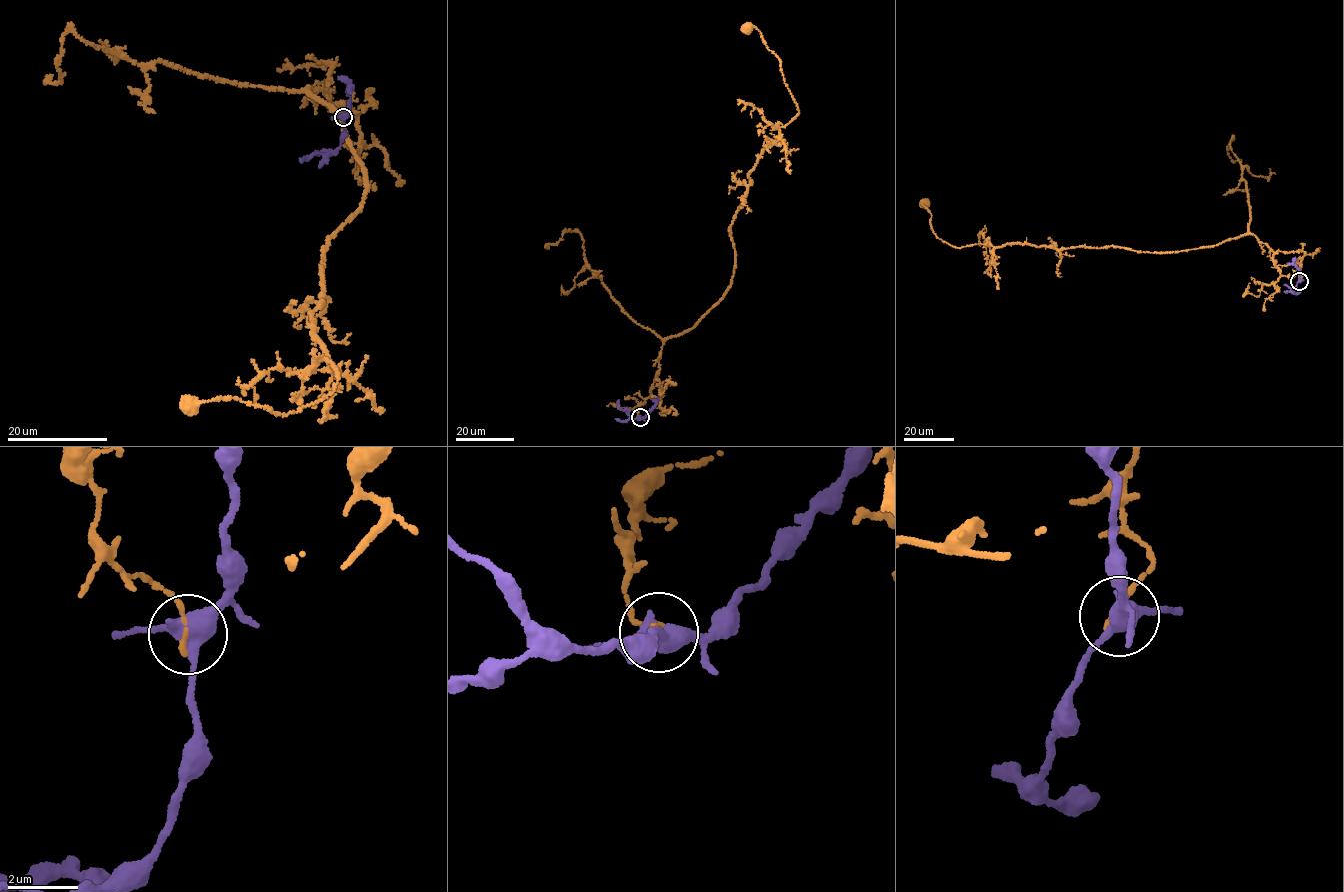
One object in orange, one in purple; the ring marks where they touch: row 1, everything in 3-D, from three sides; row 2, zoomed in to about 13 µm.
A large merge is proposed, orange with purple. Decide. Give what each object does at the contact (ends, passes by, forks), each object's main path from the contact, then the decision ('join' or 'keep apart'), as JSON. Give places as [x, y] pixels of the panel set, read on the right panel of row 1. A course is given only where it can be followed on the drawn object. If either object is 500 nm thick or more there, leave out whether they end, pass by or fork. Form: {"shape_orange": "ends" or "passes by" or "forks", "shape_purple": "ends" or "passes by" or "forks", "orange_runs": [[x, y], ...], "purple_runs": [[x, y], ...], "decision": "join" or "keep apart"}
{"shape_orange": "ends", "shape_purple": "forks", "orange_runs": [[1299, 280], [1304, 252], [1273, 251], [1250, 234], [1157, 253], [1017, 243], [955, 247], [937, 237], [923, 203]], "purple_runs": [[1299, 280], [1292, 292], [1284, 284]], "decision": "keep apart"}

